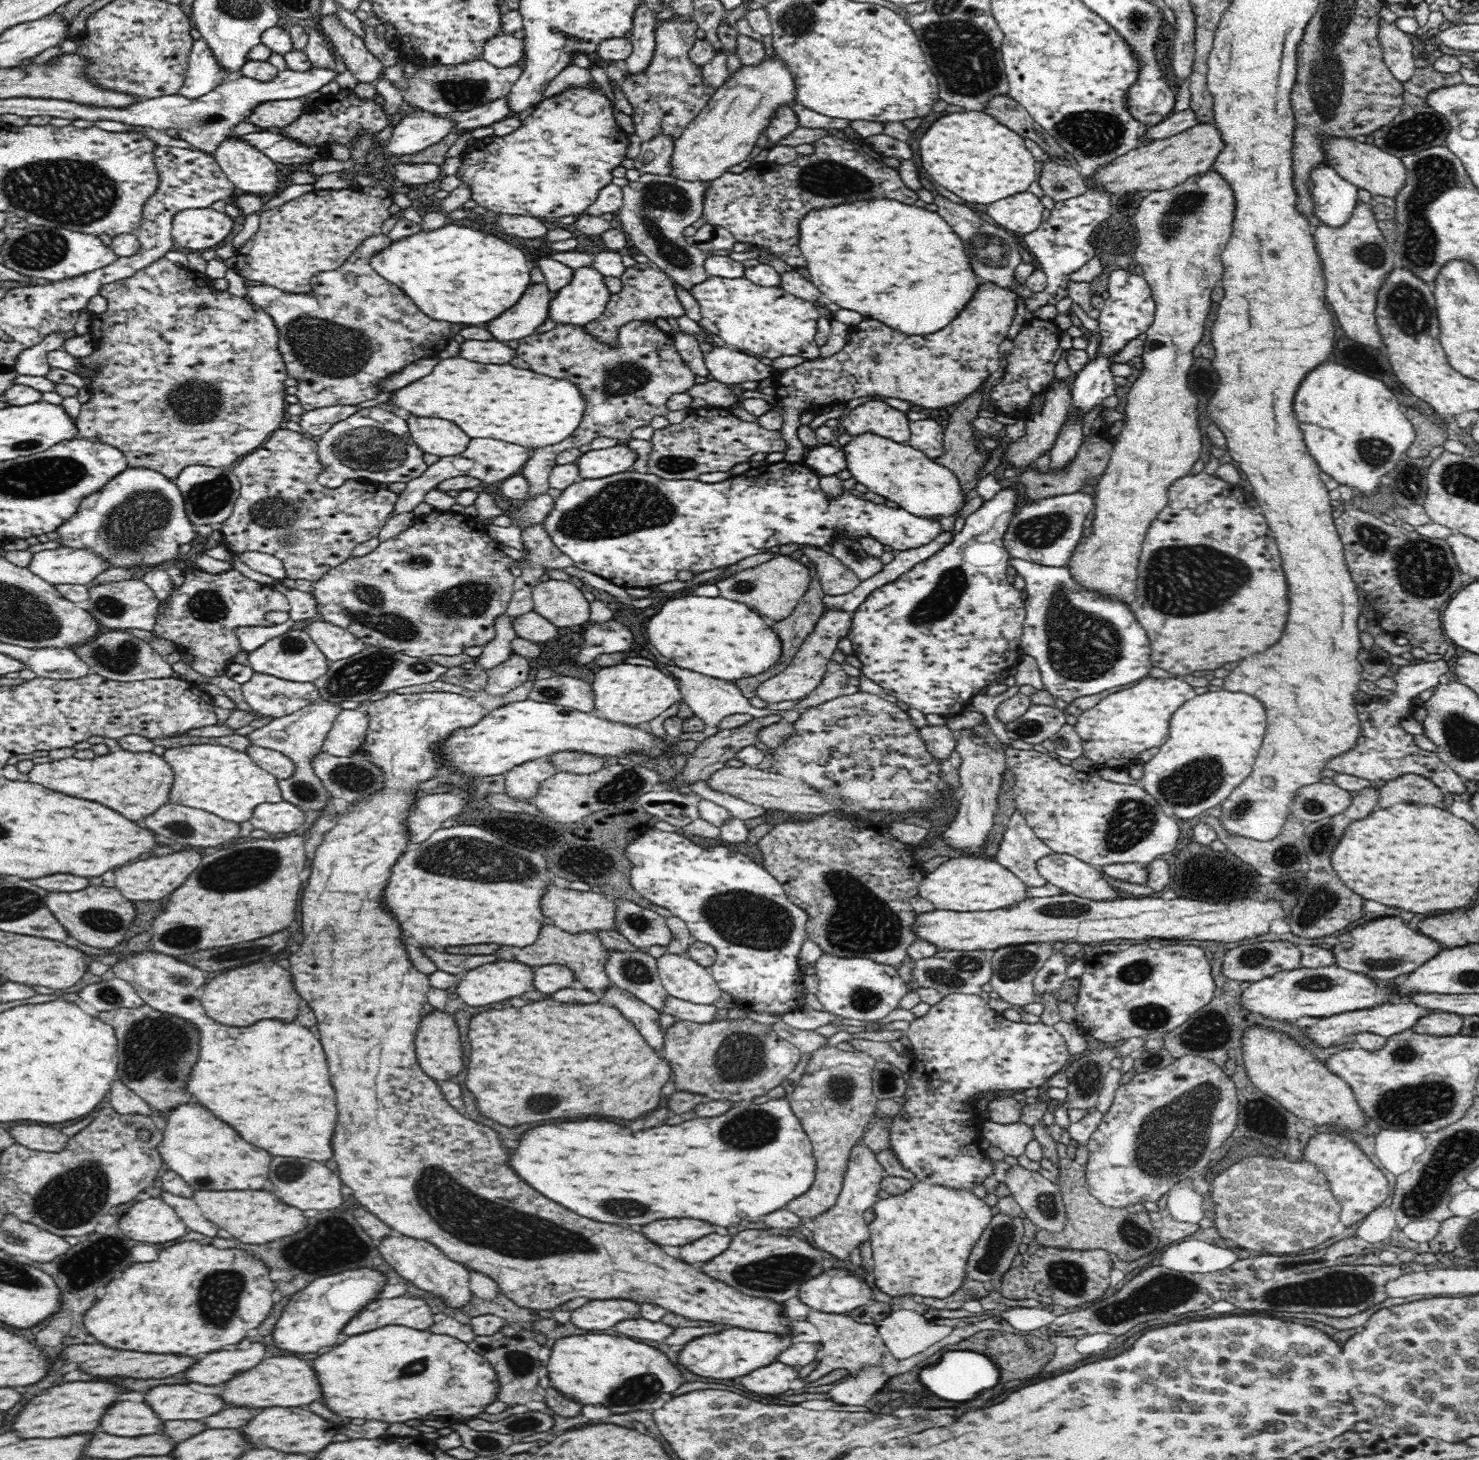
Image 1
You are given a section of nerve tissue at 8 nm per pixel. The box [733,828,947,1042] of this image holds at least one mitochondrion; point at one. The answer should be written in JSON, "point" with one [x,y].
{"point":[863,925]}

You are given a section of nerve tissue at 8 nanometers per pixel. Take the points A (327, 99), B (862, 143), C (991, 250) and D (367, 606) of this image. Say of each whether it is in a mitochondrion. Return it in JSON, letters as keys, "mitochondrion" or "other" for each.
{"A":"other","B":"other","C":"mitochondrion","D":"mitochondrion"}

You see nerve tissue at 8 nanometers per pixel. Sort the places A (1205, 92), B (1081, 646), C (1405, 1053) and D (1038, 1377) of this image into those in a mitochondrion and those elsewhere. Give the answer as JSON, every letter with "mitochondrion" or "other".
{"A":"other","B":"mitochondrion","C":"mitochondrion","D":"other"}

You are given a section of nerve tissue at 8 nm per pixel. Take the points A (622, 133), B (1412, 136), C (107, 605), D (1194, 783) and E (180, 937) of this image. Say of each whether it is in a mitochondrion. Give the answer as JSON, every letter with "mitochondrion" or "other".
{"A":"other","B":"mitochondrion","C":"mitochondrion","D":"mitochondrion","E":"mitochondrion"}

